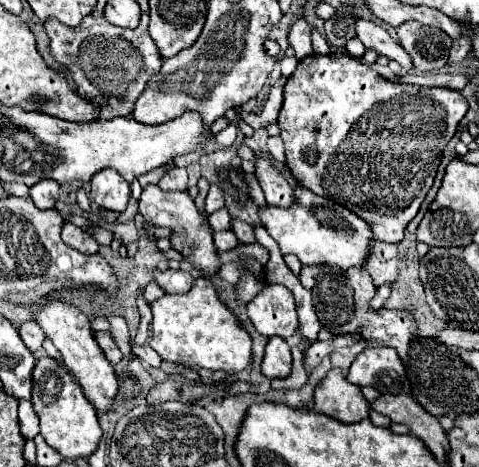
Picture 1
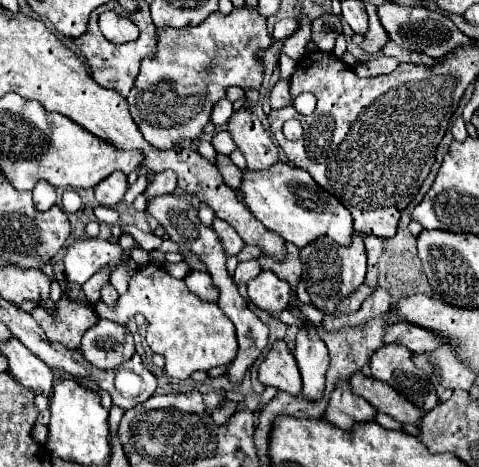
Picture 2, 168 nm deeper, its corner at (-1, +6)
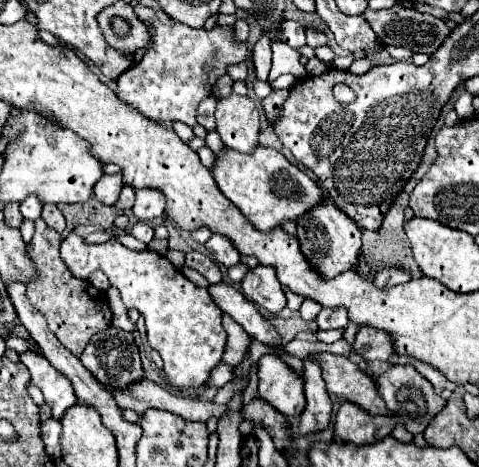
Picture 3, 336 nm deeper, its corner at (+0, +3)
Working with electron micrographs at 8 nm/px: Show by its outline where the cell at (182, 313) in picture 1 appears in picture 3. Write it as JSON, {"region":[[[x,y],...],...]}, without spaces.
{"region":[[[71,231],[63,243],[61,243],[61,259],[65,261],[67,269],[77,277],[77,279],[89,279],[93,271],[103,271],[113,287],[121,291],[123,305],[127,309],[137,309],[147,327],[147,341],[153,349],[157,349],[163,357],[163,371],[169,377],[169,381],[177,387],[199,387],[209,379],[211,369],[215,369],[221,363],[221,355],[225,349],[227,333],[223,331],[221,325],[221,309],[213,303],[209,297],[207,289],[193,285],[183,273],[169,263],[165,255],[159,255],[155,251],[131,251],[123,247],[117,239],[111,239],[107,243],[87,243],[83,237],[79,237],[75,231]]]}

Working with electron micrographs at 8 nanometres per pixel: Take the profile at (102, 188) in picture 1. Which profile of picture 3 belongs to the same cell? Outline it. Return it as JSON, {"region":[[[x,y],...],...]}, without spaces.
{"region":[[[103,175],[95,185],[95,197],[103,205],[115,205],[119,201],[121,189],[123,189],[121,175]]]}

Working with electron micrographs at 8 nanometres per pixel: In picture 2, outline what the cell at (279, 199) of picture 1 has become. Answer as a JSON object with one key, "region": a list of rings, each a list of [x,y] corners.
{"region":[[[236,110],[228,120],[226,130],[230,132],[236,148],[244,154],[248,168],[264,170],[280,160],[268,130],[252,110]]]}

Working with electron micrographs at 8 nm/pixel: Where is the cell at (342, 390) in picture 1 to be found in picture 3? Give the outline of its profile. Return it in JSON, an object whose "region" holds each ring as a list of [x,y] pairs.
{"region":[[[343,401],[335,417],[335,435],[341,441],[365,445],[389,435],[395,425],[395,417],[371,415],[361,407],[355,407],[355,403]]]}

